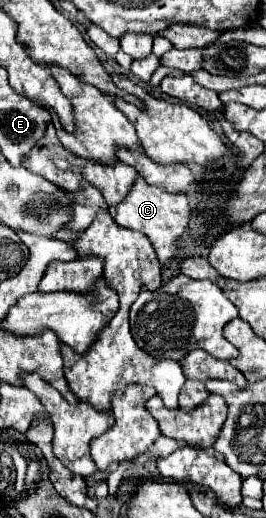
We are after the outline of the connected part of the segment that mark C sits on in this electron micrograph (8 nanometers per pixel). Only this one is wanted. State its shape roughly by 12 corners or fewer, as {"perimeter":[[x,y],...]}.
{"perimeter":[[137,175],[115,223],[149,237],[169,263],[191,209]]}

